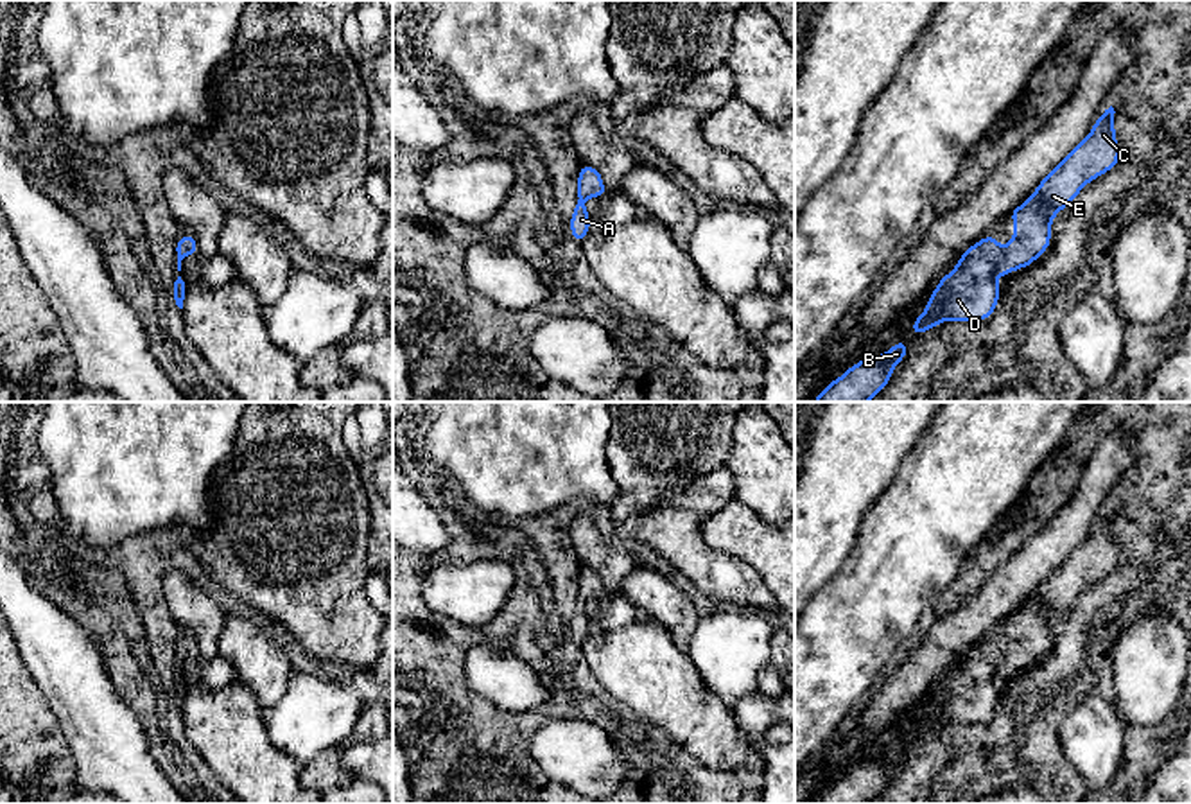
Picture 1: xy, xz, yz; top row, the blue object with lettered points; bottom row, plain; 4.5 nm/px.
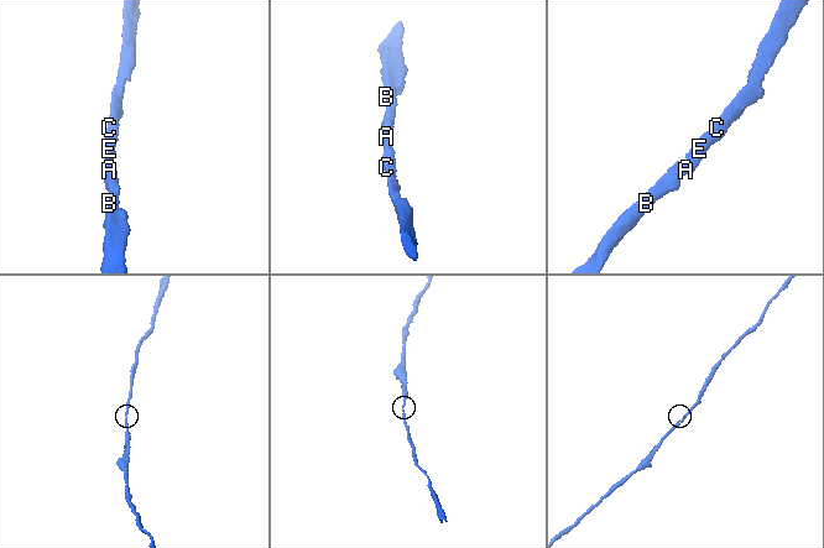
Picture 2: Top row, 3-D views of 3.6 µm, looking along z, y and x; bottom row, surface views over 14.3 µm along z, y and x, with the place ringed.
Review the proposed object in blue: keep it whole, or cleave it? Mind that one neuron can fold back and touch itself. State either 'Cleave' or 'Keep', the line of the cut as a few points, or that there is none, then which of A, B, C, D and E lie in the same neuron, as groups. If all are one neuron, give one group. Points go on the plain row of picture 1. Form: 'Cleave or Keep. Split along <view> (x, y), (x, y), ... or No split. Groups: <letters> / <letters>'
Keep. No split. Groups: A B C D E

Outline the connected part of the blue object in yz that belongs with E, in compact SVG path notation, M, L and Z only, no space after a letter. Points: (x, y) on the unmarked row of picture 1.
M1114 510L1105 511L1091 535L1039 585L1017 610L1015 635L1001 650L994 637L978 642L961 655L956 669L935 689L924 714L913 721L911 734L924 736L947 721L988 721L999 704L999 680L1028 669L1051 644L1051 623L1083 589L1119 564L1114 531Z

